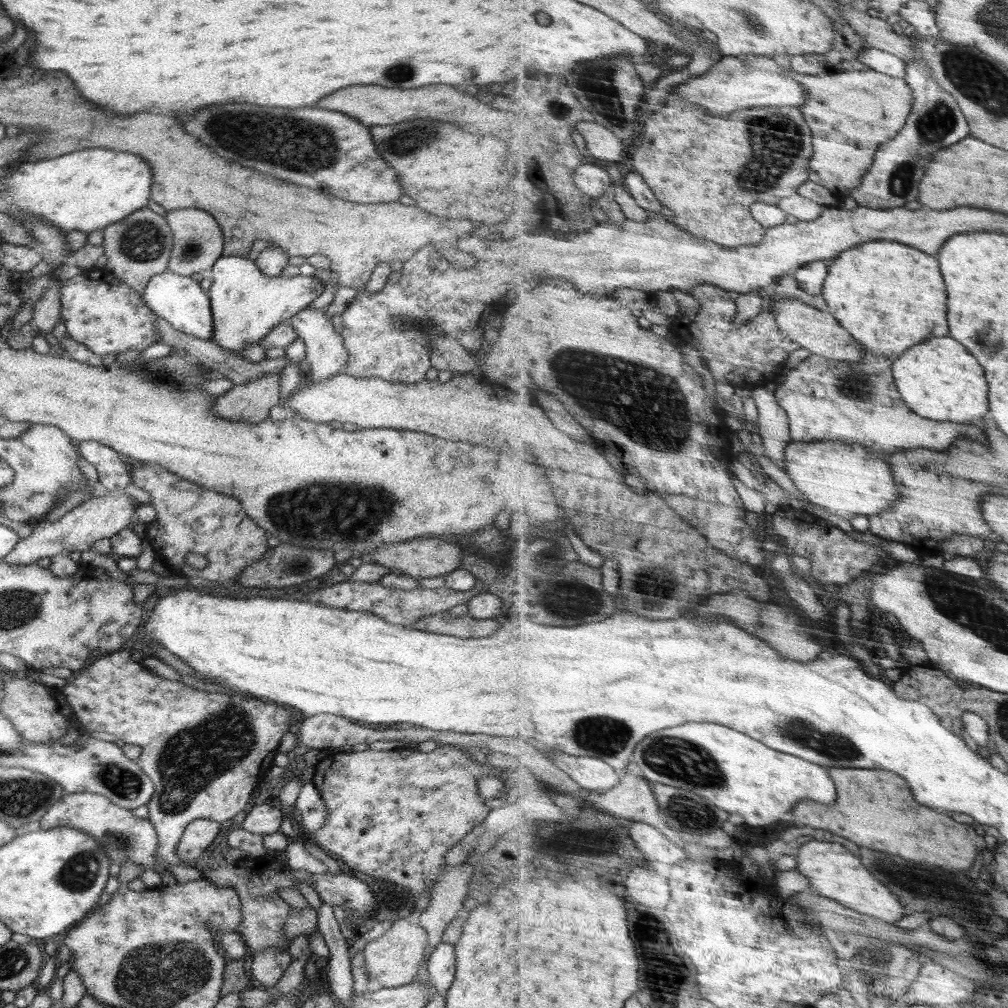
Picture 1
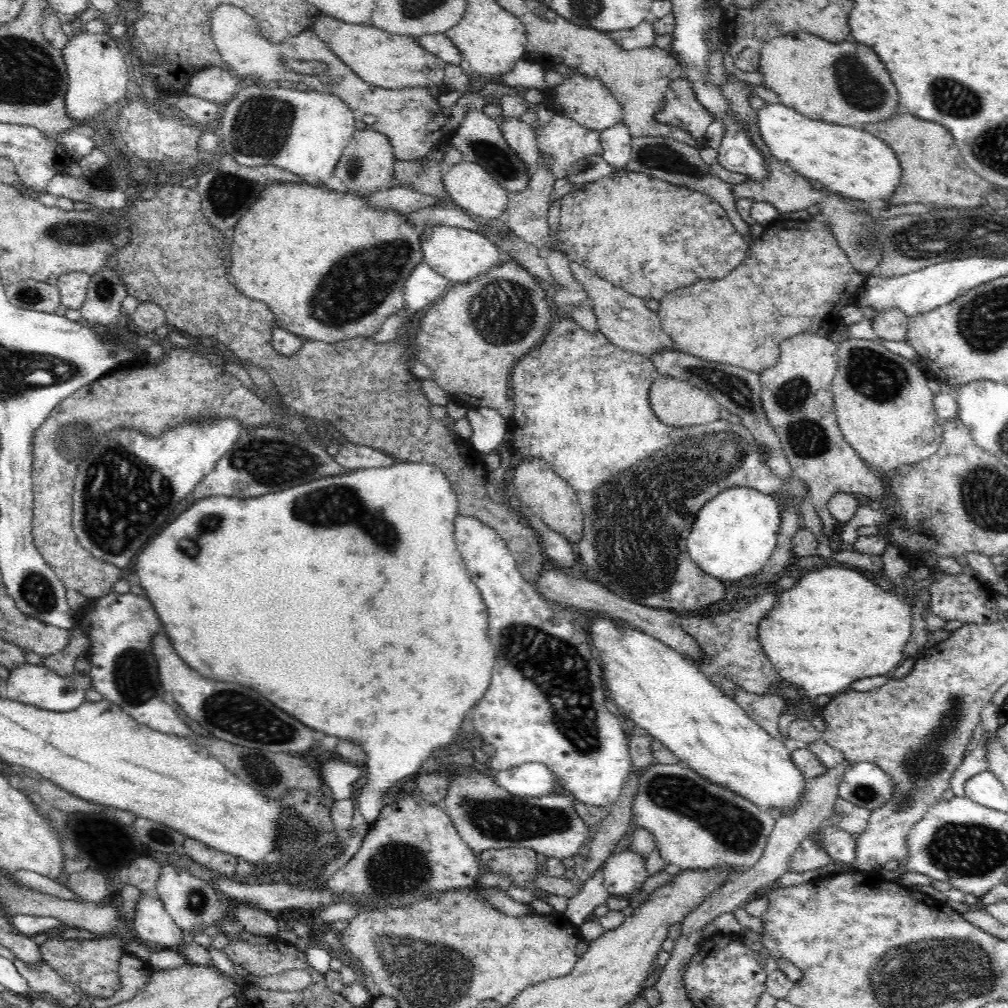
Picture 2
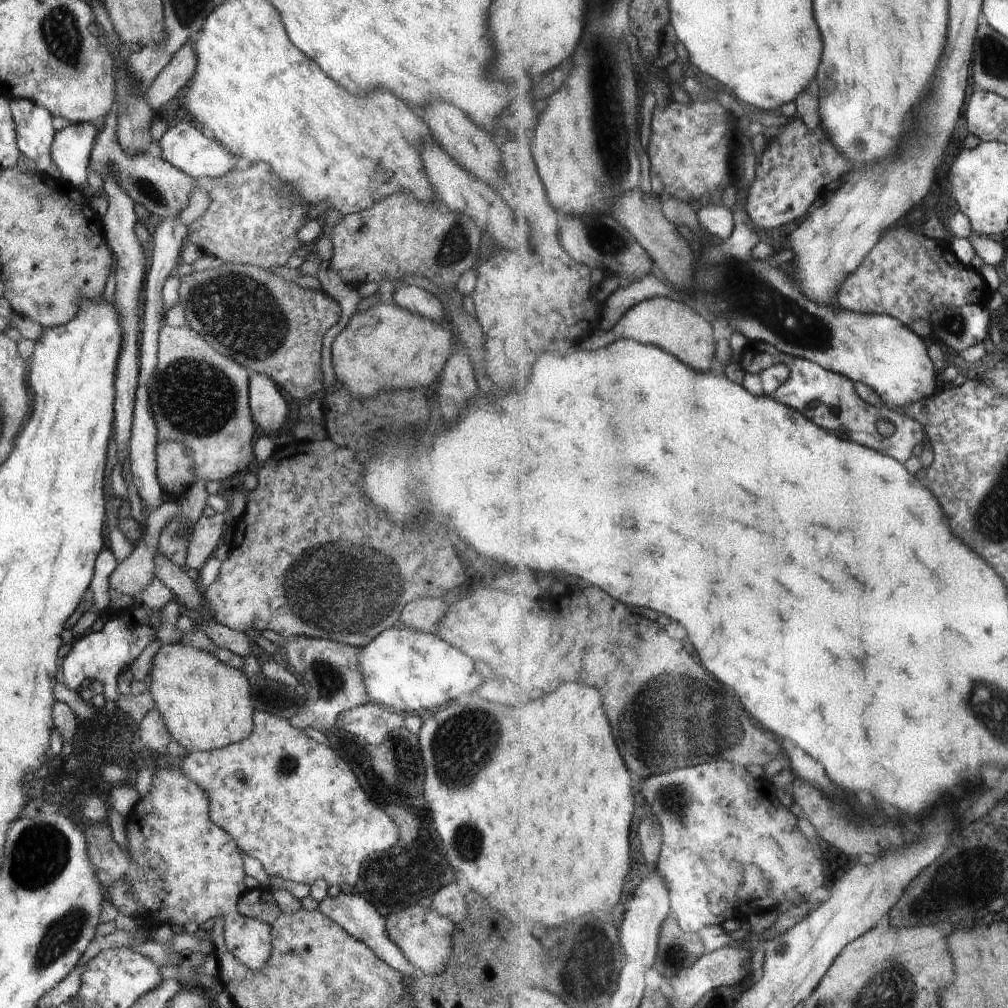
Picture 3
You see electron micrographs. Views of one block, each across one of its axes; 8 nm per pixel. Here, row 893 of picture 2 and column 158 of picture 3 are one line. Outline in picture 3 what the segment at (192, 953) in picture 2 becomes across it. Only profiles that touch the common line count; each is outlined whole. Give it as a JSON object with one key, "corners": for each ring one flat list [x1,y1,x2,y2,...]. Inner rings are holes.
{"corners":[[116,95,112,111,106,116,105,128,96,136,96,141,89,157,88,171,98,174,103,182,113,179,117,186,133,201,134,204,142,205,146,211,158,216,175,217,186,208,192,188,197,182,178,168,165,162,154,151,142,153,126,153,118,143,115,134,115,125,118,124,118,103]]}

